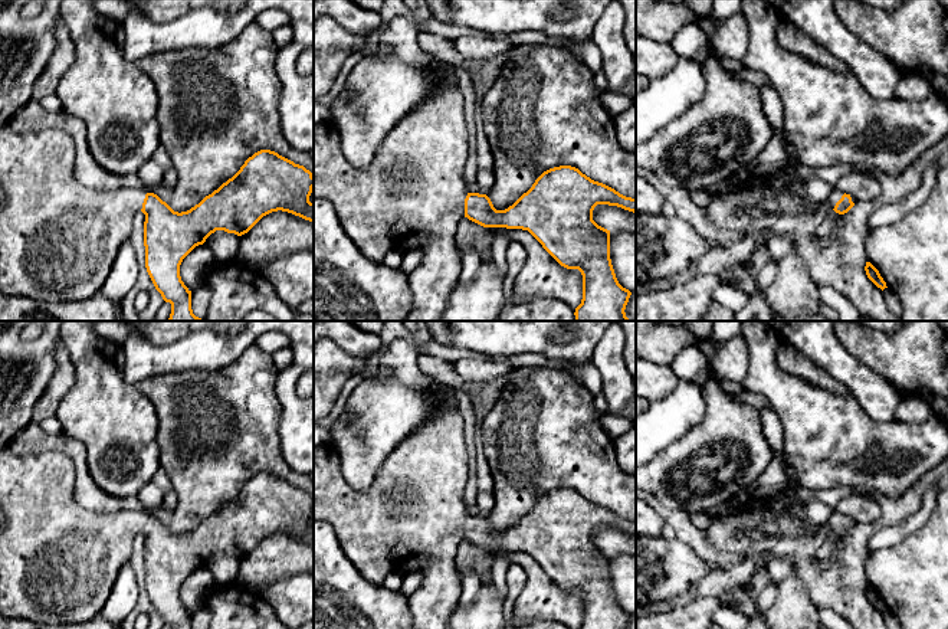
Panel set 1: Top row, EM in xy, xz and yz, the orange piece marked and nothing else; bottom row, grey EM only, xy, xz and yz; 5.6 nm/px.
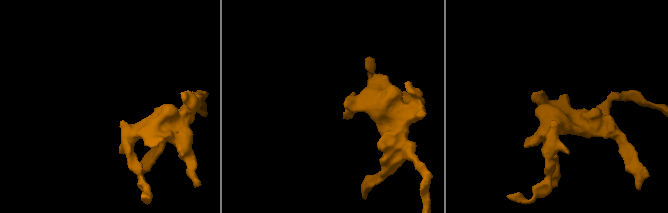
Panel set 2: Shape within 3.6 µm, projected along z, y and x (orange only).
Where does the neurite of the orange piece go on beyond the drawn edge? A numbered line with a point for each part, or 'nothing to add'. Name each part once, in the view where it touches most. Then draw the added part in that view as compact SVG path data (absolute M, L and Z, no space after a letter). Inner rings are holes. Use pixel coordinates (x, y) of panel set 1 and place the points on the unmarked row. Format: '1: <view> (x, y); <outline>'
1: xz (415, 504); M450 399L445 400L416 432L388 455L368 489L357 491L348 485L341 471L339 453L332 443L314 448L314 518L334 527L344 554L367 582L381 584L398 570L404 558L417 553L427 557L423 569L423 586L409 597L413 629L447 629L450 616L460 603L462 583L455 558L465 540L468 514L463 491L468 472L463 420L457 403Z

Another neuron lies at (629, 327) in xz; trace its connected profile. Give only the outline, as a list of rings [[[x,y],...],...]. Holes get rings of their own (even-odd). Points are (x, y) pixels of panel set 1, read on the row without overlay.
[[[613,321],[619,322],[626,332],[624,361],[633,376],[636,386],[636,321]]]

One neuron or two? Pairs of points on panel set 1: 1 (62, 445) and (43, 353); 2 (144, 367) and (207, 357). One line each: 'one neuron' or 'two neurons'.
1: two neurons
2: one neuron

